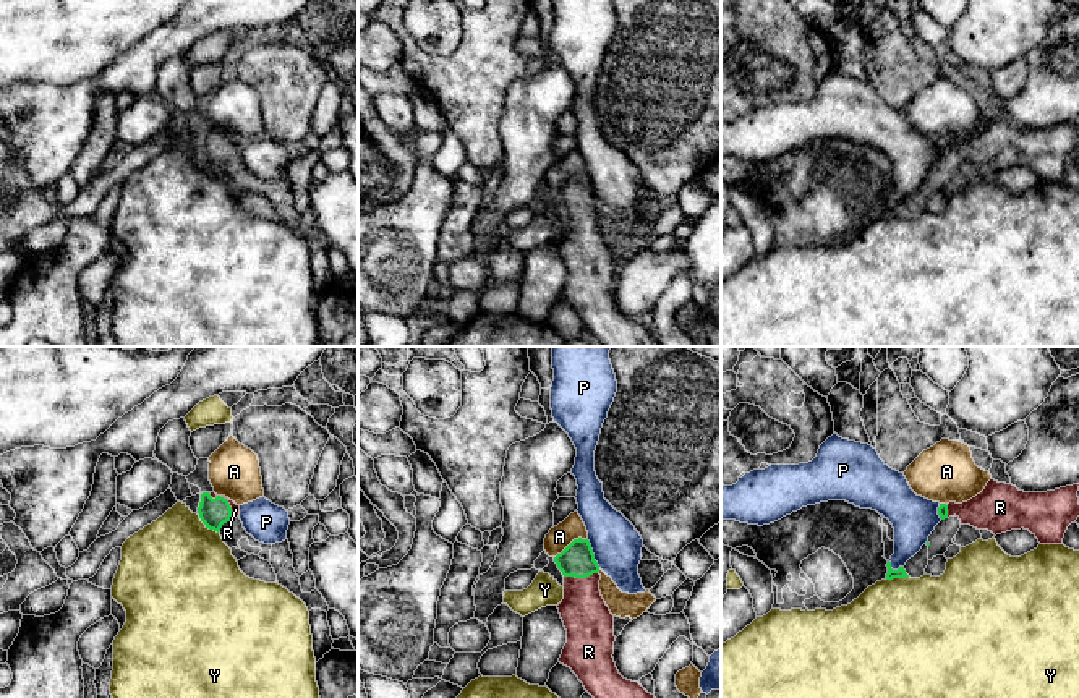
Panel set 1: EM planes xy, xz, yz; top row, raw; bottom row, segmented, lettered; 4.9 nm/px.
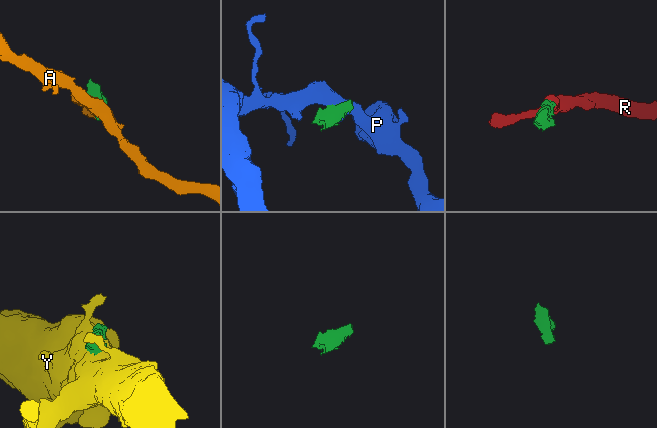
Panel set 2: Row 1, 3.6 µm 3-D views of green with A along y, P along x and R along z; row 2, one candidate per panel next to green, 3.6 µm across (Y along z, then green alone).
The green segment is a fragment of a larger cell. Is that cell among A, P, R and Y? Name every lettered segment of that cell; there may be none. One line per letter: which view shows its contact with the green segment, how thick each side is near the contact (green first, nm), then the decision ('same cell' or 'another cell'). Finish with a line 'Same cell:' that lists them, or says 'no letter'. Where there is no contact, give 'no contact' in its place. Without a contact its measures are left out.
A: contact in xz; calibres 170 and 120 nm; another cell
P: contact in xz; calibres 170 and 240 nm; another cell
R: contact in xz; calibres 170 and 240 nm; same cell
Y: contact in xy; calibres 140 and 480 nm; another cell
Same cell: R

